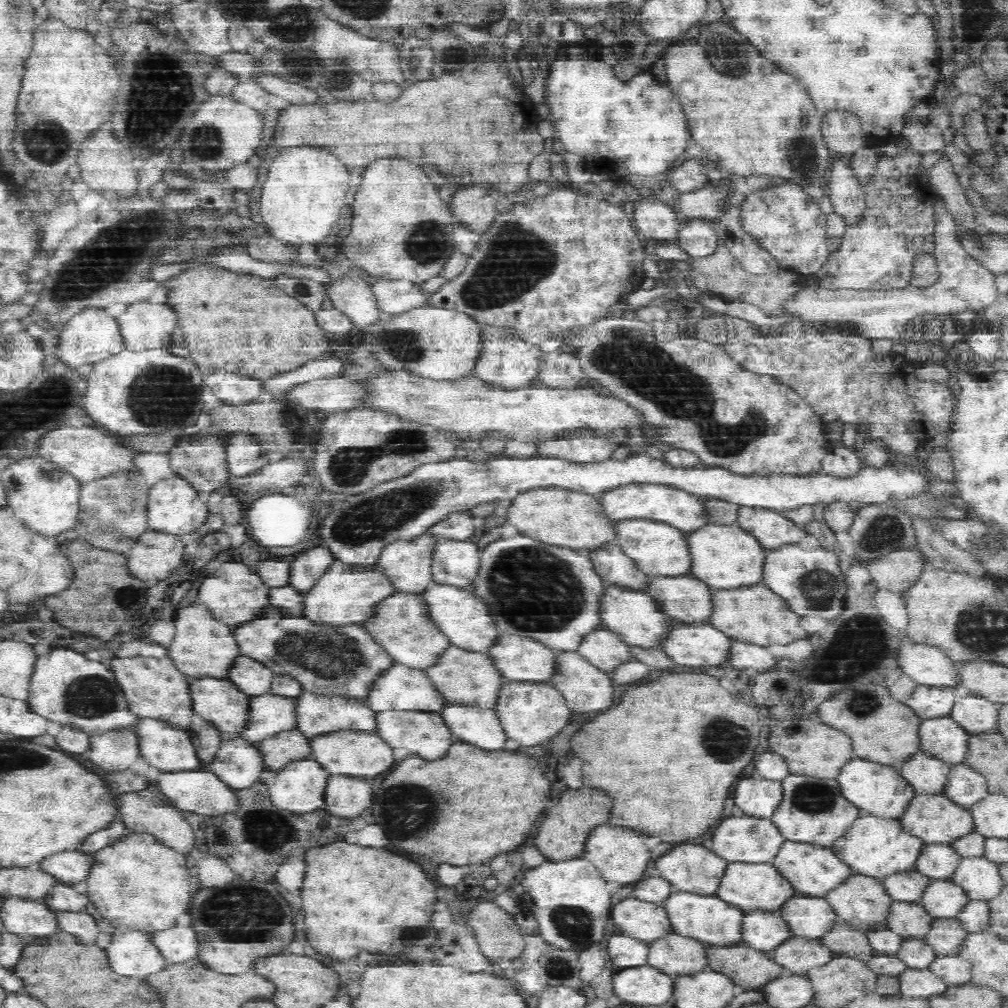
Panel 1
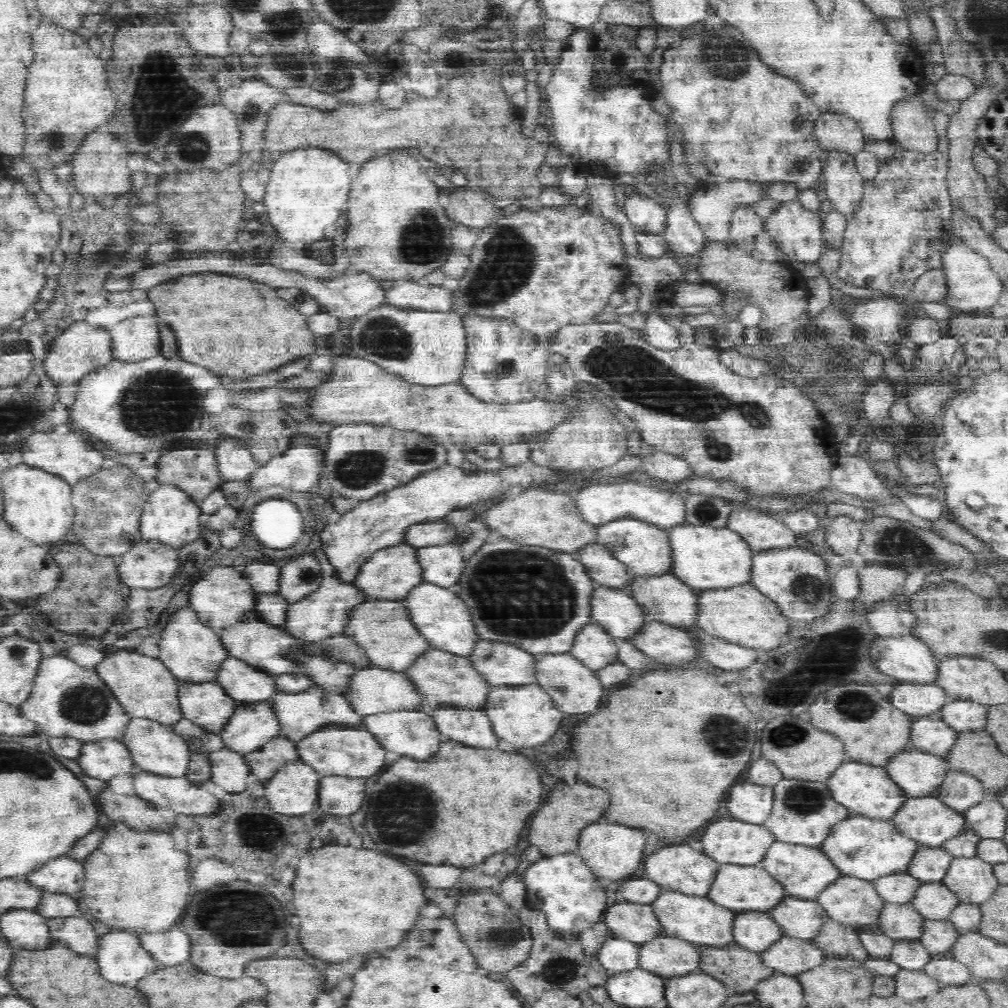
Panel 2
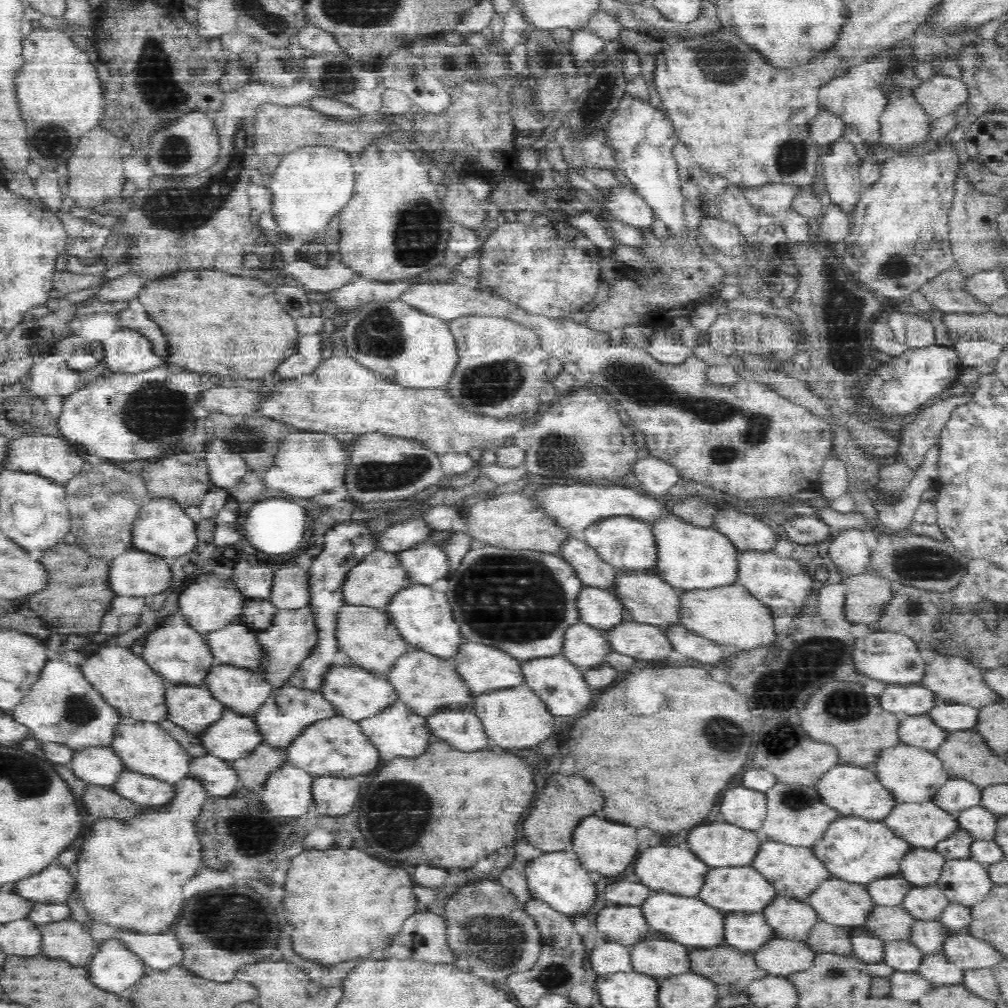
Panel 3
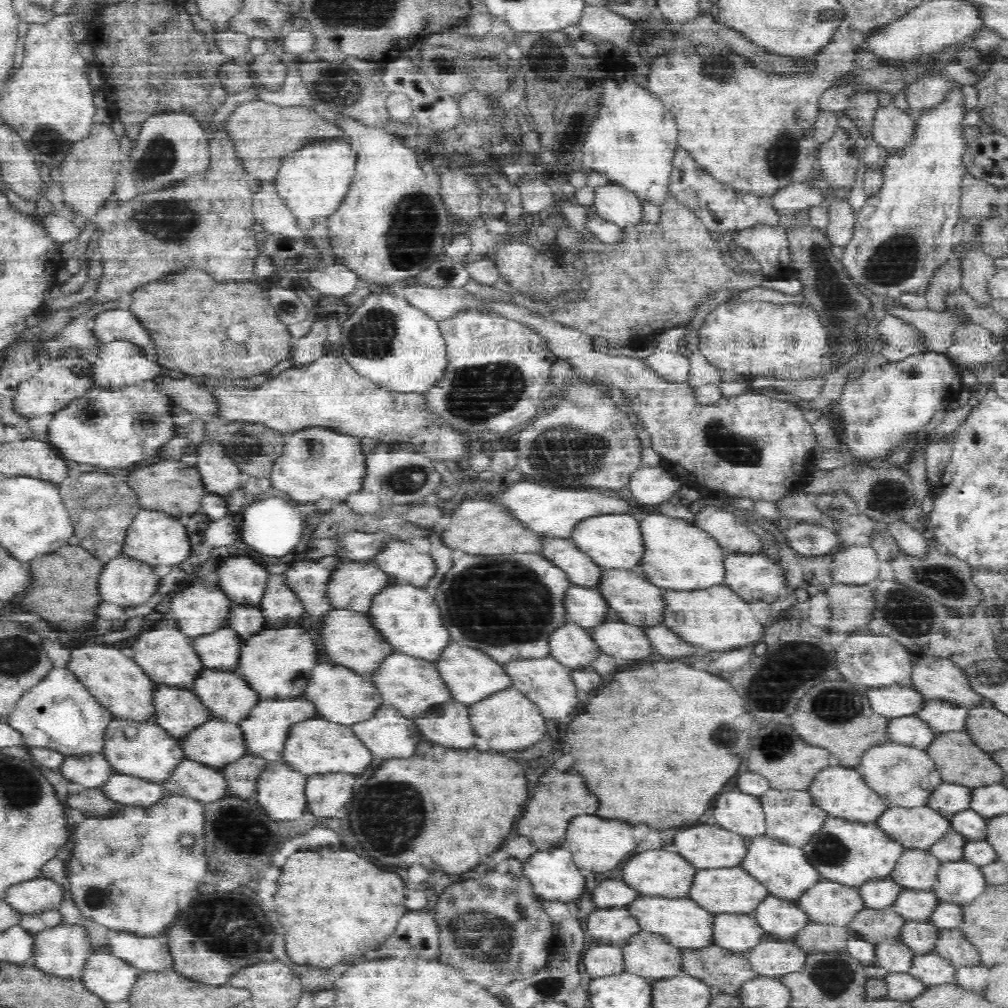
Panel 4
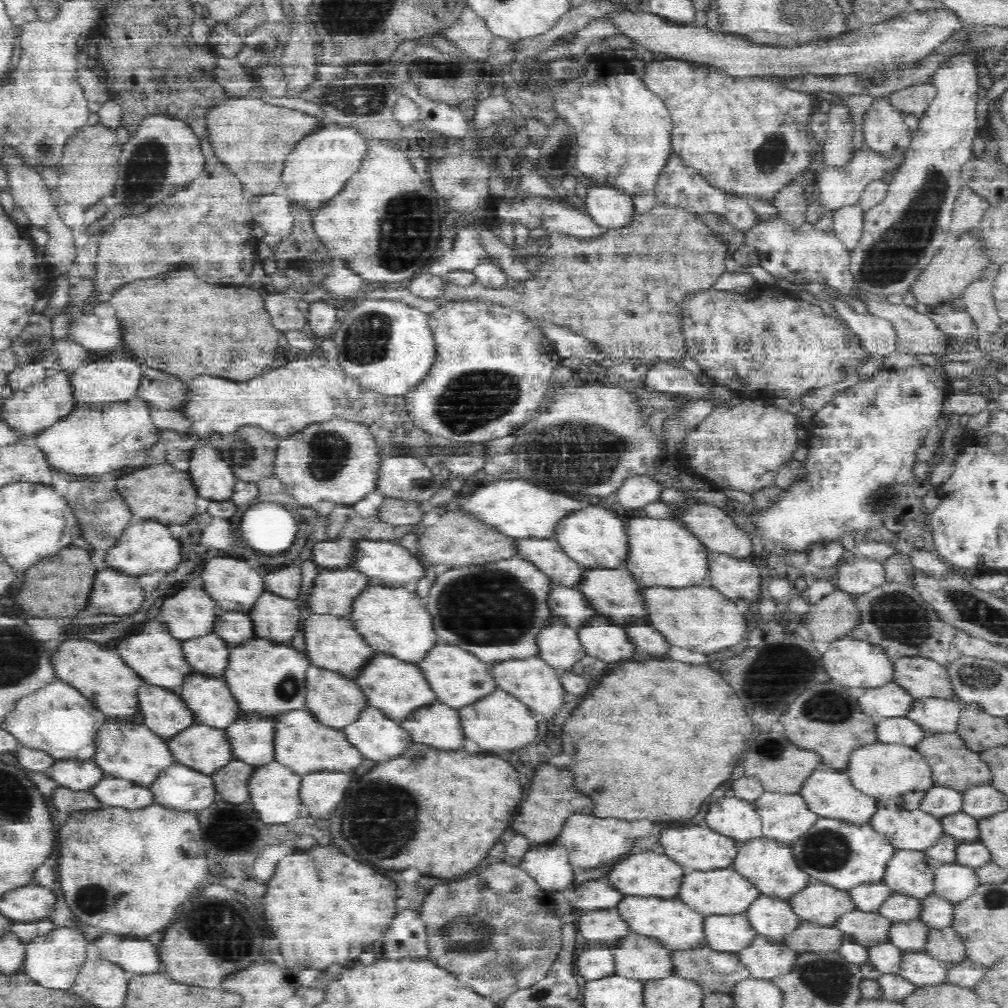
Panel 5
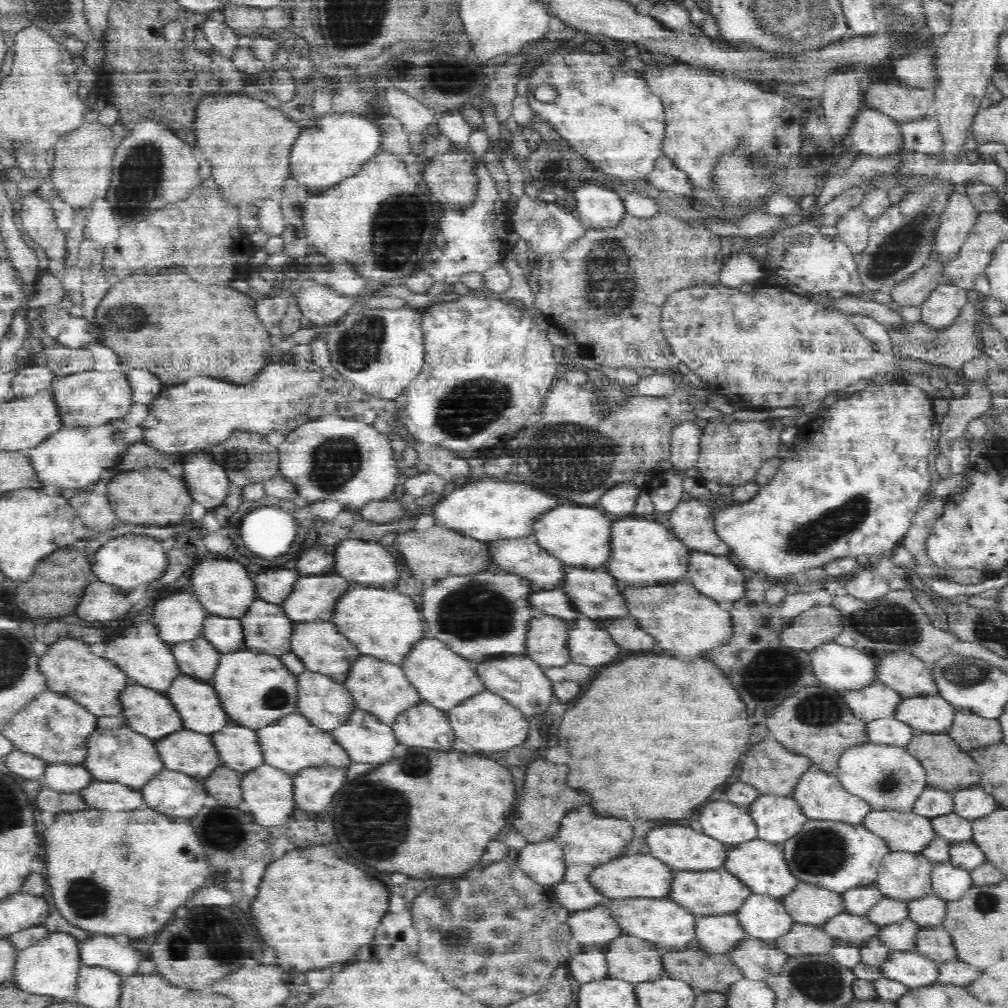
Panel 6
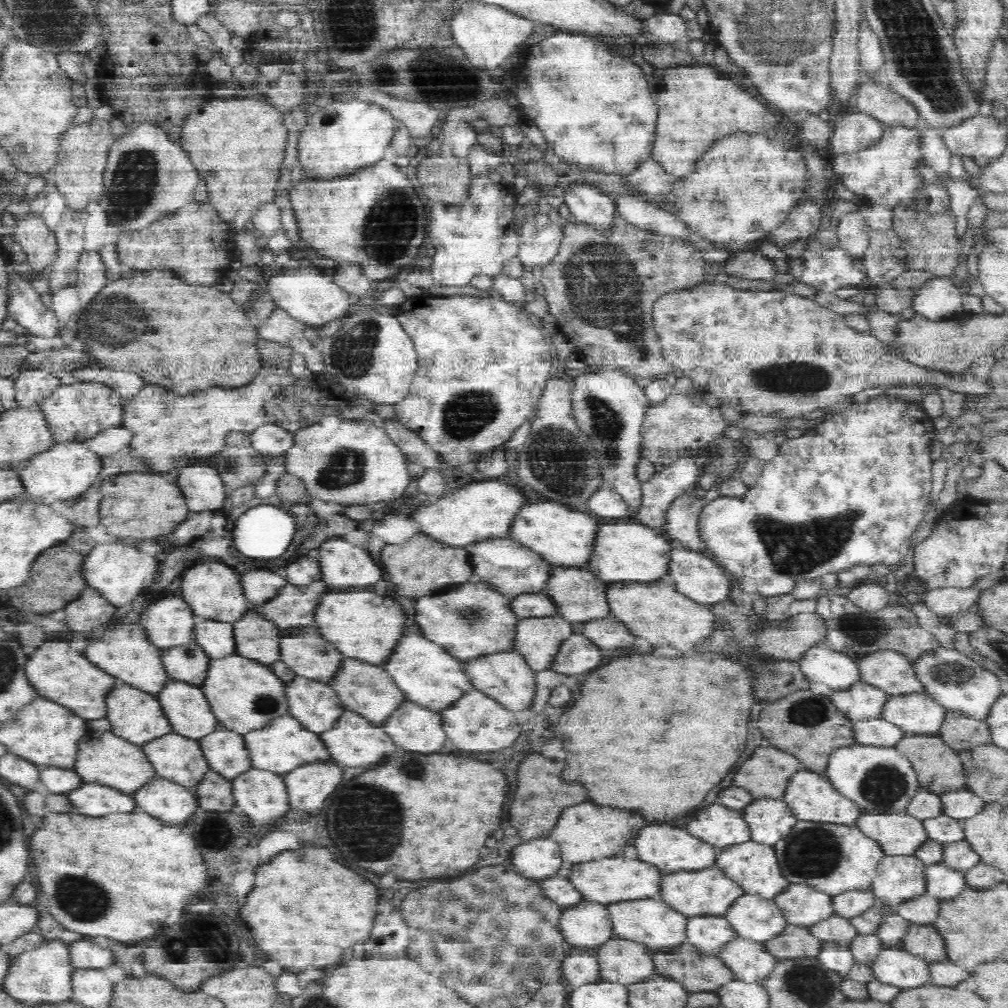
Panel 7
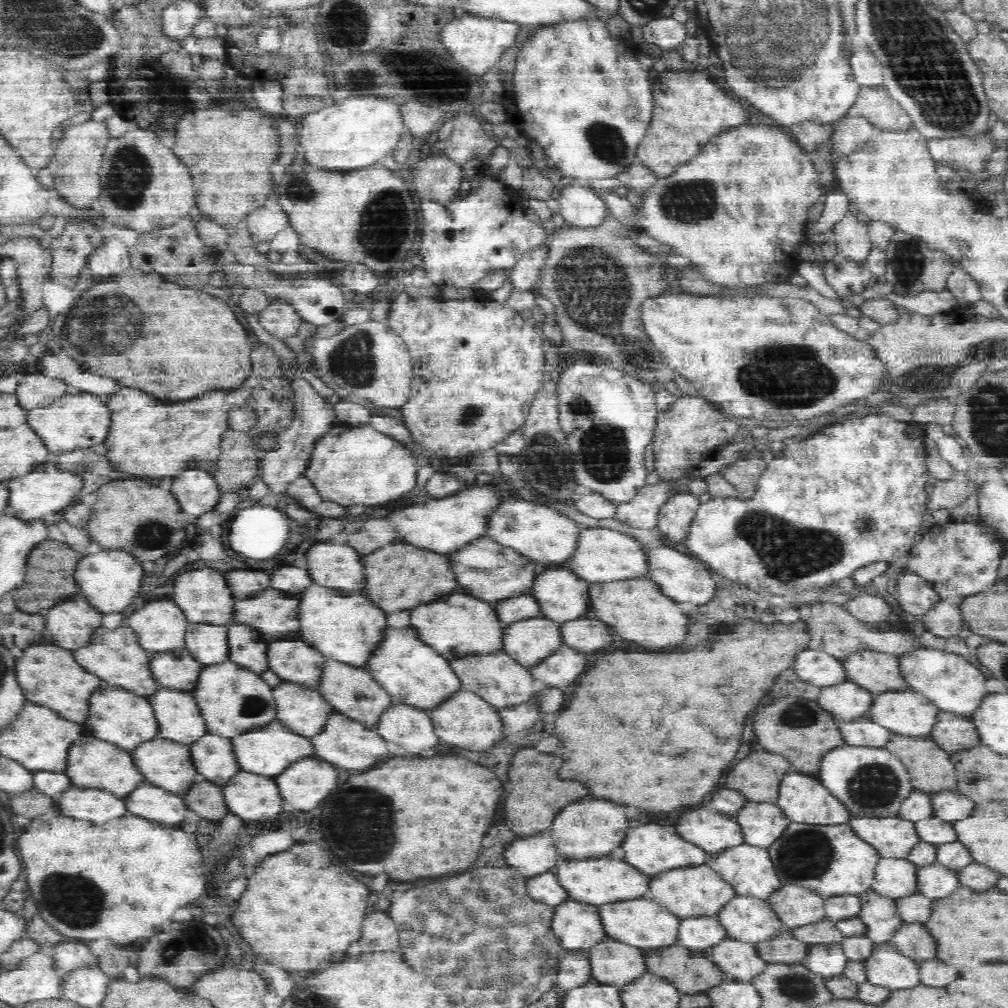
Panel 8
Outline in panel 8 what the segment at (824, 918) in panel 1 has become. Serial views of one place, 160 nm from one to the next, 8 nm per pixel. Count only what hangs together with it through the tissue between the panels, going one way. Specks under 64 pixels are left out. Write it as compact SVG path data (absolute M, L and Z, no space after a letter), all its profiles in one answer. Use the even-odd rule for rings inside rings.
M750 894L734 896L716 915L726 927L728 937L745 943L761 943L770 937L776 936L786 928L767 900L756 898Z

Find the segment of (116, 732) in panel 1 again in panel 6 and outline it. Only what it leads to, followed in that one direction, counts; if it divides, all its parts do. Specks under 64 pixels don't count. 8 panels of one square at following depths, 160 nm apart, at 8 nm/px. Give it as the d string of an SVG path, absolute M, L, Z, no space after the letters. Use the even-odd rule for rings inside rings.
M50 763L42 780L54 790L76 792L96 780L84 763Z

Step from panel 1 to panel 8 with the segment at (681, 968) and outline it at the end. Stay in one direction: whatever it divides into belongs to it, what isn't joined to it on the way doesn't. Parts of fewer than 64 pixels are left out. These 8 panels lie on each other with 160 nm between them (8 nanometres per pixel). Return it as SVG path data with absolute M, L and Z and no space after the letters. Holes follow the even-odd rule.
M607 936L587 950L593 979L620 988L634 982L648 972L645 951Z

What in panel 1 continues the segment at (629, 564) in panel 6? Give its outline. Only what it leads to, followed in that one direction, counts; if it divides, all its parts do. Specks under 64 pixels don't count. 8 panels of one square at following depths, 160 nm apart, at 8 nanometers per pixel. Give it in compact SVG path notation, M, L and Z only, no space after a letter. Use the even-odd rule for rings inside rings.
M737 521L732 524L710 523L700 530L688 533L693 553L691 574L706 581L716 591L738 587L752 587L765 578L765 564L770 549L754 533L743 529Z

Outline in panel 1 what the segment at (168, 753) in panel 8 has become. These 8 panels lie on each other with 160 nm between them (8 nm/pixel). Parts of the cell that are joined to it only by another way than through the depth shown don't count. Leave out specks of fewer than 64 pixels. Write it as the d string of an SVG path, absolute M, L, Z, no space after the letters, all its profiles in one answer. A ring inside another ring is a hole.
M267 693L253 697L252 724L240 734L246 740L259 741L277 732L296 728L301 722L301 697Z

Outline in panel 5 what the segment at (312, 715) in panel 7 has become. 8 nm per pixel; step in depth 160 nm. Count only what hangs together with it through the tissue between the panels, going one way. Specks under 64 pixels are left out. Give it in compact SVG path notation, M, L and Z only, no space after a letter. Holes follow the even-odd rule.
M310 665L306 686L306 709L326 726L343 729L356 722L365 708L370 706L369 697L366 697L365 690L357 683L356 678L348 677L344 673Z

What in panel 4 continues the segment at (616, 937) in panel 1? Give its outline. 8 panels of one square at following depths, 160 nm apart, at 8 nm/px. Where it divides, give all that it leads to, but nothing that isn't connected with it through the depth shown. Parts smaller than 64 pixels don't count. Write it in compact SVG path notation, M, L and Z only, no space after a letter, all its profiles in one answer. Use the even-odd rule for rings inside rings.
M606 942L593 944L583 954L583 963L591 979L617 975L625 971L622 946Z

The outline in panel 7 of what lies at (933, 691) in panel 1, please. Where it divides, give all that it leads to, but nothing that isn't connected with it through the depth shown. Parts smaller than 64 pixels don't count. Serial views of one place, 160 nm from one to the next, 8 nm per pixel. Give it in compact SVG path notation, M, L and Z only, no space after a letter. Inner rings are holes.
M862 680L842 692L834 693L834 704L854 722L880 717L891 696Z

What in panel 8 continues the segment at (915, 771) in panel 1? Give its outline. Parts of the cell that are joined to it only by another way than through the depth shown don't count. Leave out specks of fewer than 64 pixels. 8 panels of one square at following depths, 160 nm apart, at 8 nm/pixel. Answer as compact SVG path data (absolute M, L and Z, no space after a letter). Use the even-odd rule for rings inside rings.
M842 745L828 751L822 760L821 768L817 774L834 796L837 796L849 809L853 817L868 816L882 817L896 815L901 809L904 800L908 799L912 788L911 774L900 759L886 747L874 748L865 746Z

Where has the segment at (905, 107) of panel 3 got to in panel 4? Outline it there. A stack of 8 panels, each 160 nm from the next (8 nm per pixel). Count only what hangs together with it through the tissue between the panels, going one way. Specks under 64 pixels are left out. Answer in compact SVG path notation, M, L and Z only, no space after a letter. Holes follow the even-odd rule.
M893 104L880 107L875 116L872 141L891 155L901 152L912 142L916 129L916 117L908 109Z

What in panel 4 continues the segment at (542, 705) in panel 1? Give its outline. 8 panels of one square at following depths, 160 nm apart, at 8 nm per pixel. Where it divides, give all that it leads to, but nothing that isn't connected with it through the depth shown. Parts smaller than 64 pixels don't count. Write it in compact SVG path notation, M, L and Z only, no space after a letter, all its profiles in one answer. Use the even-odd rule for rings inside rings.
M516 687L504 689L469 706L470 721L474 730L488 740L488 744L498 750L520 750L532 746L542 736L546 736L546 716L541 709Z

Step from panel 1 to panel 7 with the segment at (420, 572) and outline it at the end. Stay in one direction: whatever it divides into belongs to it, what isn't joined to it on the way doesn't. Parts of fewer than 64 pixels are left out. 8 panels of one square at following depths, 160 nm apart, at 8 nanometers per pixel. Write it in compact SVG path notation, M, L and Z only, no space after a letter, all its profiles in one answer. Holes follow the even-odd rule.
M324 580L310 584L288 583L275 599L261 606L261 612L277 621L280 628L313 625L321 600L332 591Z

